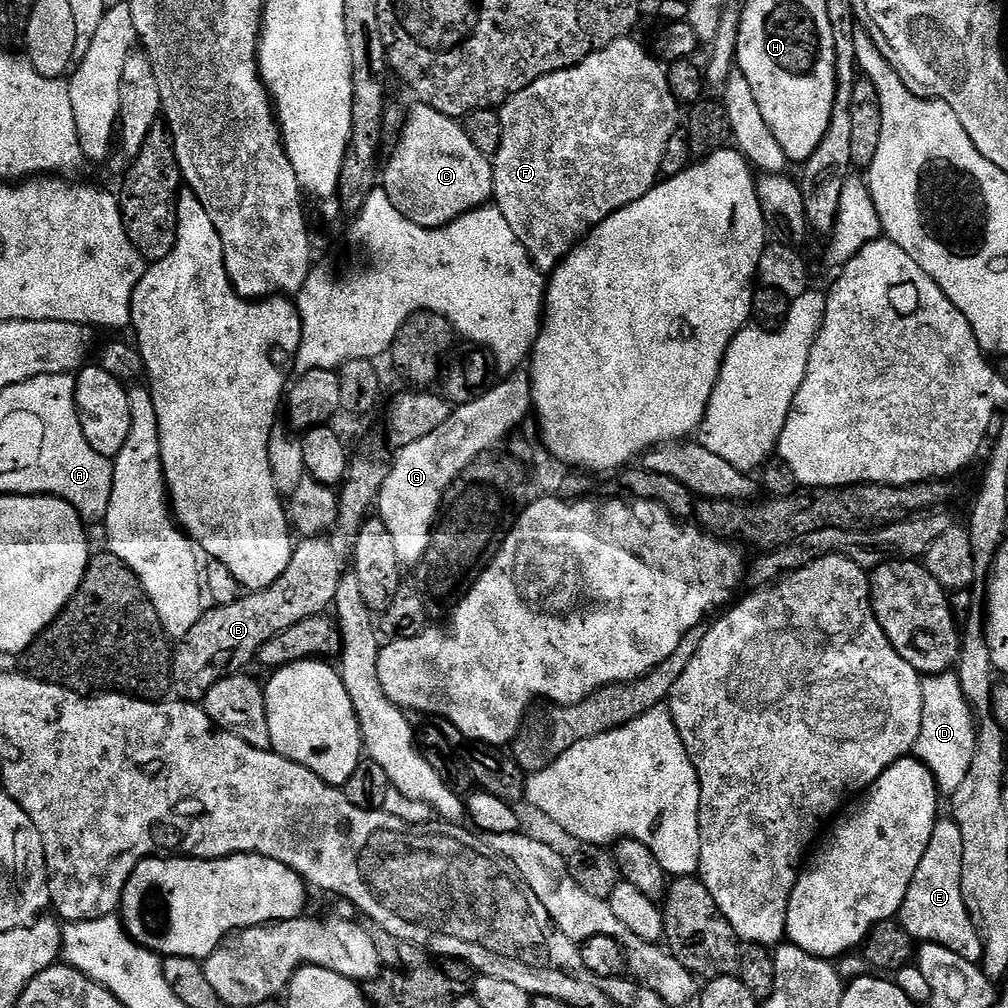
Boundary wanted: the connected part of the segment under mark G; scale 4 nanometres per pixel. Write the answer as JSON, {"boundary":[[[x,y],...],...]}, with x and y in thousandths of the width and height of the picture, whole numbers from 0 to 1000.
{"boundary":[[[518,365],[512,366],[507,372],[493,378],[478,395],[470,399],[453,402],[442,419],[435,423],[430,430],[425,431],[415,438],[409,438],[394,447],[392,458],[386,463],[383,477],[377,483],[373,506],[376,515],[380,516],[383,524],[390,533],[390,541],[394,547],[395,556],[402,563],[411,560],[416,561],[425,548],[426,538],[429,536],[429,525],[436,511],[437,500],[441,487],[452,476],[452,472],[458,468],[470,456],[487,447],[500,433],[504,432],[523,411],[528,404],[528,377],[527,372]]]}

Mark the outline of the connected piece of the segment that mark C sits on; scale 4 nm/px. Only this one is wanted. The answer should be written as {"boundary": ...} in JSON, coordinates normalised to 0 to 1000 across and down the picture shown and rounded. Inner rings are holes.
{"boundary":[[[410,102],[401,119],[401,128],[397,131],[397,140],[379,167],[379,186],[391,200],[393,207],[407,220],[420,226],[440,226],[458,212],[479,206],[489,197],[488,159],[462,137],[459,126],[449,116],[431,109],[426,103]]]}

